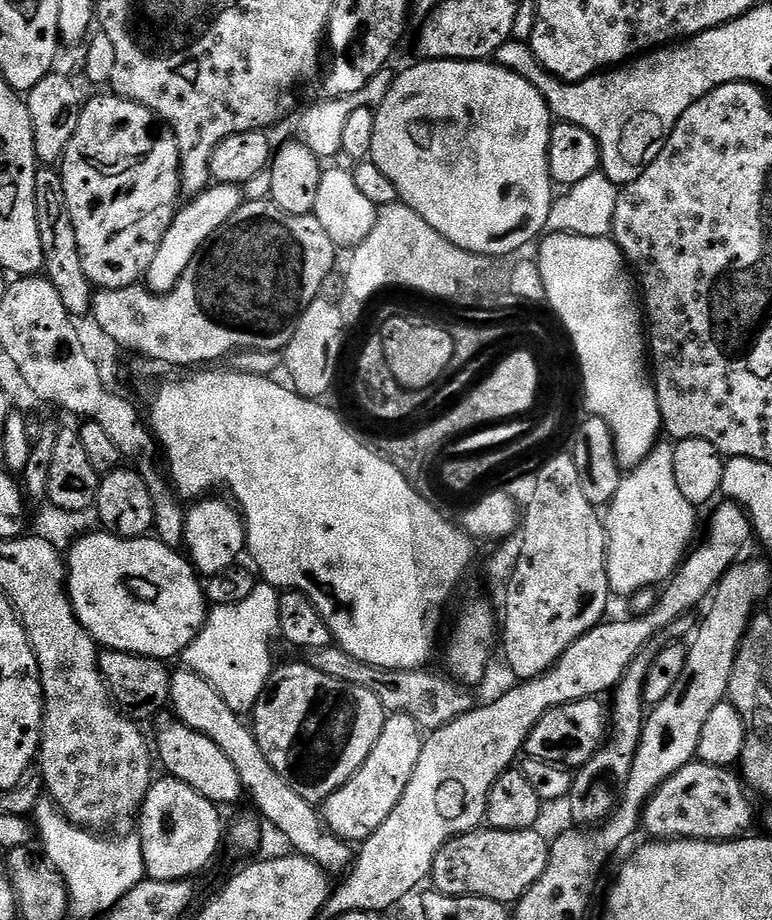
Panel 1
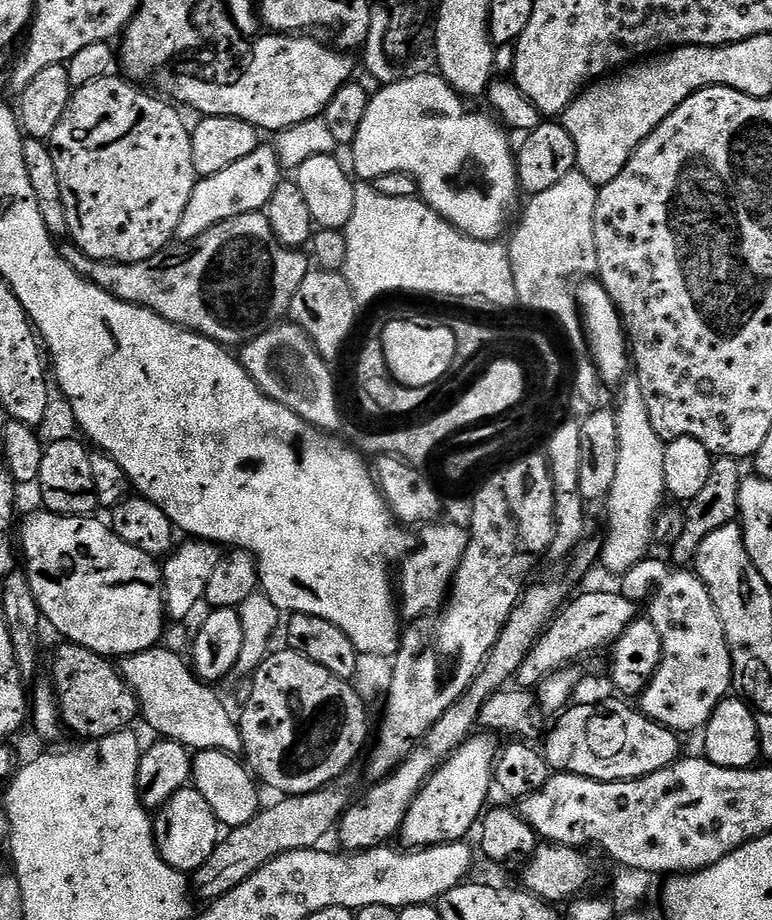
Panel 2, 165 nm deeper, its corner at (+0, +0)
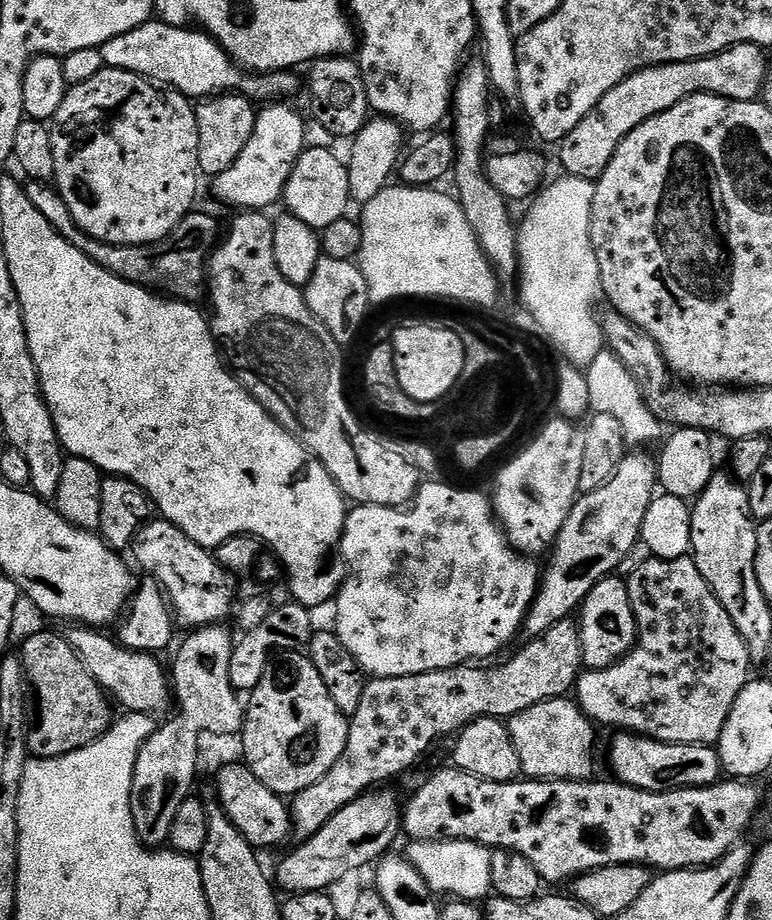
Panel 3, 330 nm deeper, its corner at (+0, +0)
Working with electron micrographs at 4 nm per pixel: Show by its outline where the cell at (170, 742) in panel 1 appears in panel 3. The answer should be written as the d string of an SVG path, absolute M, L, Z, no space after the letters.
M239 762L232 765L226 765L224 768L215 773L216 790L220 794L219 807L224 815L238 826L238 830L257 850L263 848L272 848L275 844L283 842L287 836L293 835L292 831L292 814L285 797L279 796L274 790L262 786L258 778L248 768L248 765Z

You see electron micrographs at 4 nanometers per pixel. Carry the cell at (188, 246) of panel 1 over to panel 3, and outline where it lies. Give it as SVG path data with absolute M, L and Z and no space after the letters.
M272 102L261 107L250 142L238 154L234 166L214 178L217 198L232 210L268 210L271 204L281 203L286 182L305 150L305 117L300 117L288 104L291 103Z

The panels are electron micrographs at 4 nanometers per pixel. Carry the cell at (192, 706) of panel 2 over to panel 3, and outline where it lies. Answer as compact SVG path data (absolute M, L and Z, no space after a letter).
M72 626L66 632L66 639L70 646L82 658L82 666L99 683L100 687L108 693L117 705L121 704L124 712L147 712L160 714L160 711L170 702L170 680L160 669L155 655L150 652L135 652L124 648L119 639L103 636L103 631L92 626Z

